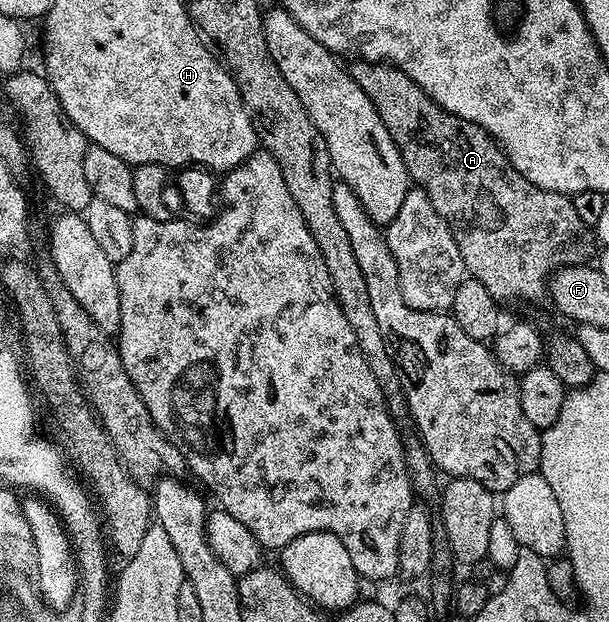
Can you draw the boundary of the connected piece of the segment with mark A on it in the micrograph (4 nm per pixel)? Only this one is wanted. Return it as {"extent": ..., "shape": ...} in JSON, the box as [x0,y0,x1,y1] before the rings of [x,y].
{"extent":[350,60,593,304],"shape":[[[356,60],[350,66],[350,73],[358,88],[370,96],[378,116],[382,116],[382,124],[386,124],[406,164],[409,179],[424,189],[426,196],[430,196],[430,204],[438,208],[438,216],[446,220],[458,244],[458,252],[462,252],[465,271],[486,284],[496,302],[507,304],[519,298],[524,302],[536,302],[540,297],[545,297],[549,278],[561,266],[579,266],[593,257],[593,231],[582,224],[571,197],[530,184],[526,176],[508,165],[508,157],[501,150],[500,143],[495,142],[481,126],[446,112],[446,108],[422,92],[422,88],[418,88],[418,84],[414,84],[406,72],[385,61]]]}

